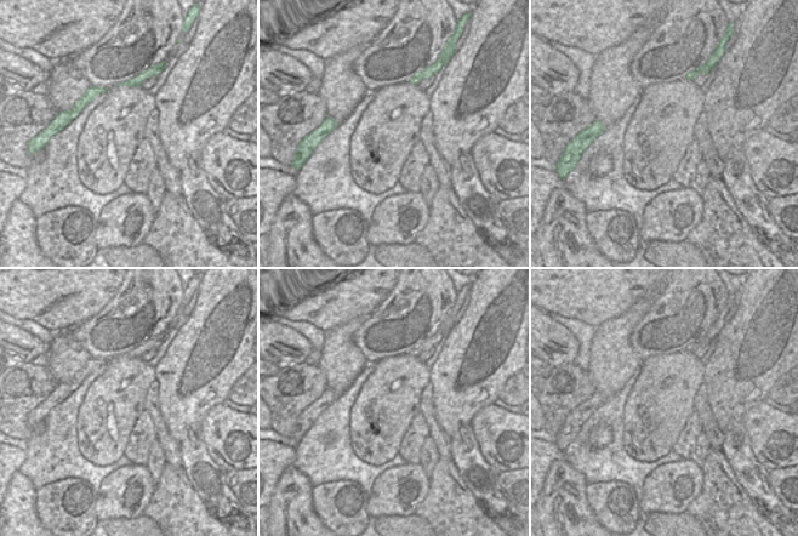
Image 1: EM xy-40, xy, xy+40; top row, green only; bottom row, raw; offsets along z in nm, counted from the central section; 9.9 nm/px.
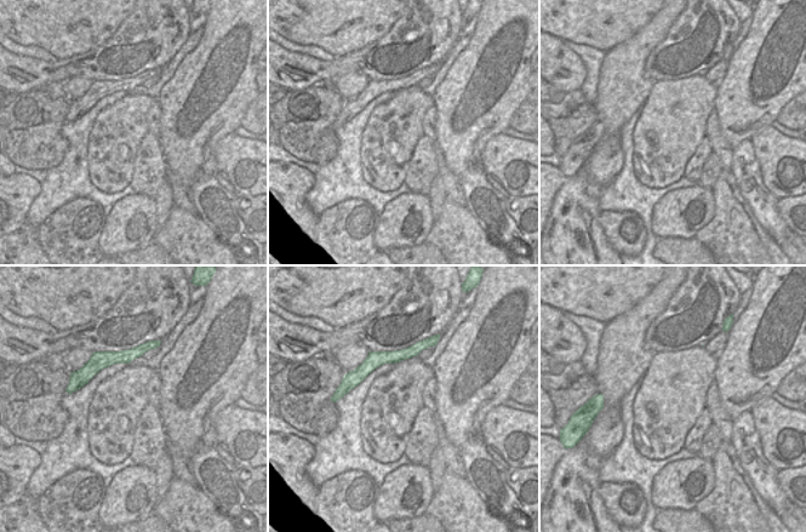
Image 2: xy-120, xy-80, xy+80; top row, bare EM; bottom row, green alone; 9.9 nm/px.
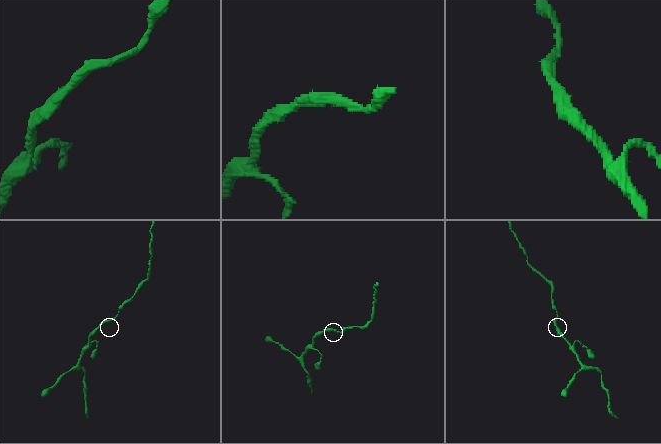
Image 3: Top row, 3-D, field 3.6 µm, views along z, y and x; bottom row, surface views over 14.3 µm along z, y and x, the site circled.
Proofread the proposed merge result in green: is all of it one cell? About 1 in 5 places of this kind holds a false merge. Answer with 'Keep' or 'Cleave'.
Keep

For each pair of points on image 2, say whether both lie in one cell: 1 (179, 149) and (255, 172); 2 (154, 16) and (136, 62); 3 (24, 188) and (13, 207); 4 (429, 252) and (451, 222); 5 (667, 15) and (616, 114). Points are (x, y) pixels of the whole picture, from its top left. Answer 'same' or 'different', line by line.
1: different
2: same
3: same
4: different
5: same

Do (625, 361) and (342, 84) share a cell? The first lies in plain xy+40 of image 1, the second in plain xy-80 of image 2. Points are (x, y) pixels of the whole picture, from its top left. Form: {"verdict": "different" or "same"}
{"verdict": "same"}

